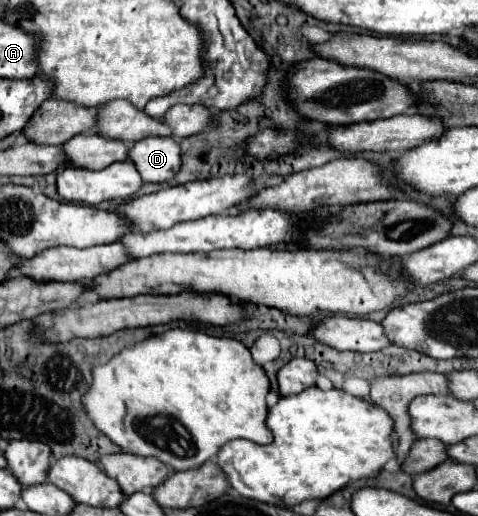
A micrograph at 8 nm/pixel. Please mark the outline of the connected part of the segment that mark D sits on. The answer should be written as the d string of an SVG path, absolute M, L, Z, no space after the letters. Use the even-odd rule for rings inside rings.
M149 137L129 149L129 159L135 163L143 181L165 183L181 171L181 153L175 139Z

